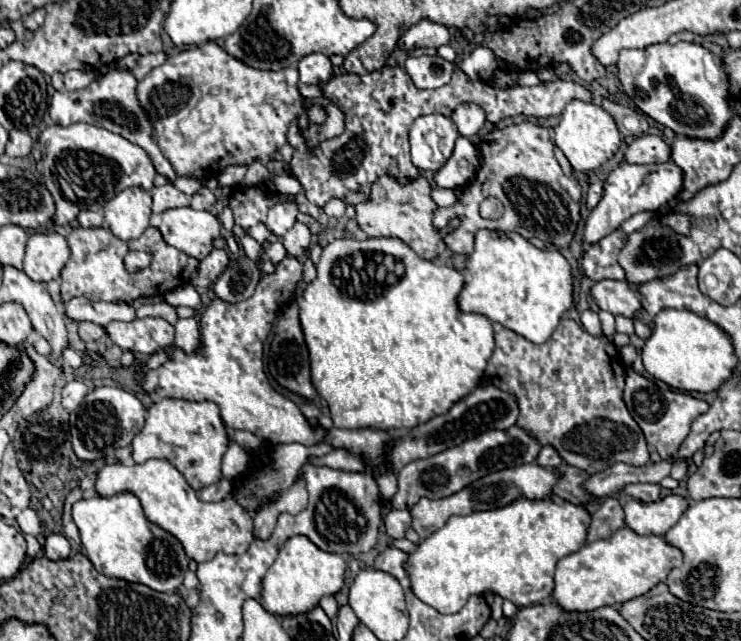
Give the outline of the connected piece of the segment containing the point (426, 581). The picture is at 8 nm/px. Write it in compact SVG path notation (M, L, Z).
M519 498L511 506L449 518L443 528L407 554L405 570L413 594L441 614L459 612L469 596L491 590L513 604L531 606L551 596L553 574L561 558L585 544L589 512L583 506L555 500Z

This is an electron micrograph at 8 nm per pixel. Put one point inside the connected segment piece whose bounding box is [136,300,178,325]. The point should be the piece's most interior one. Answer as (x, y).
(162, 309)

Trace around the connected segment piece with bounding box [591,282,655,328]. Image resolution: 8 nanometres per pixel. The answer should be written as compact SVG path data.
M595 282L591 288L591 296L601 310L621 314L631 320L639 318L649 328L655 326L655 322L647 316L645 308L641 306L639 296L627 282Z

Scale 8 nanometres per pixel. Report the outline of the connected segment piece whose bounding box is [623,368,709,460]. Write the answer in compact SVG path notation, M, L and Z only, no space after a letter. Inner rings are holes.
M633 368L627 372L627 378L625 378L623 402L625 402L627 410L629 410L629 414L633 416L633 420L643 430L645 440L657 448L657 452L659 452L659 456L663 460L671 460L677 454L679 446L683 444L683 440L691 432L691 422L697 416L705 414L707 408L709 408L707 402L697 400L691 394L677 392L677 390L661 390L655 382L643 378Z

